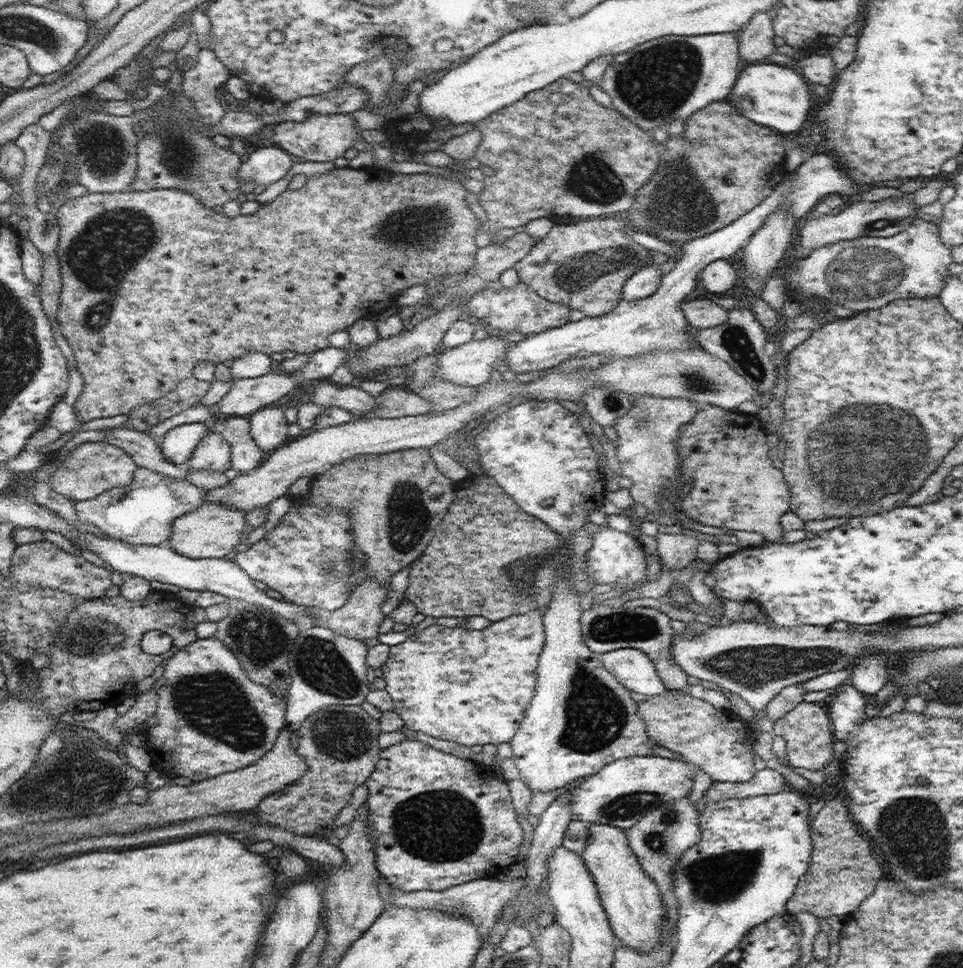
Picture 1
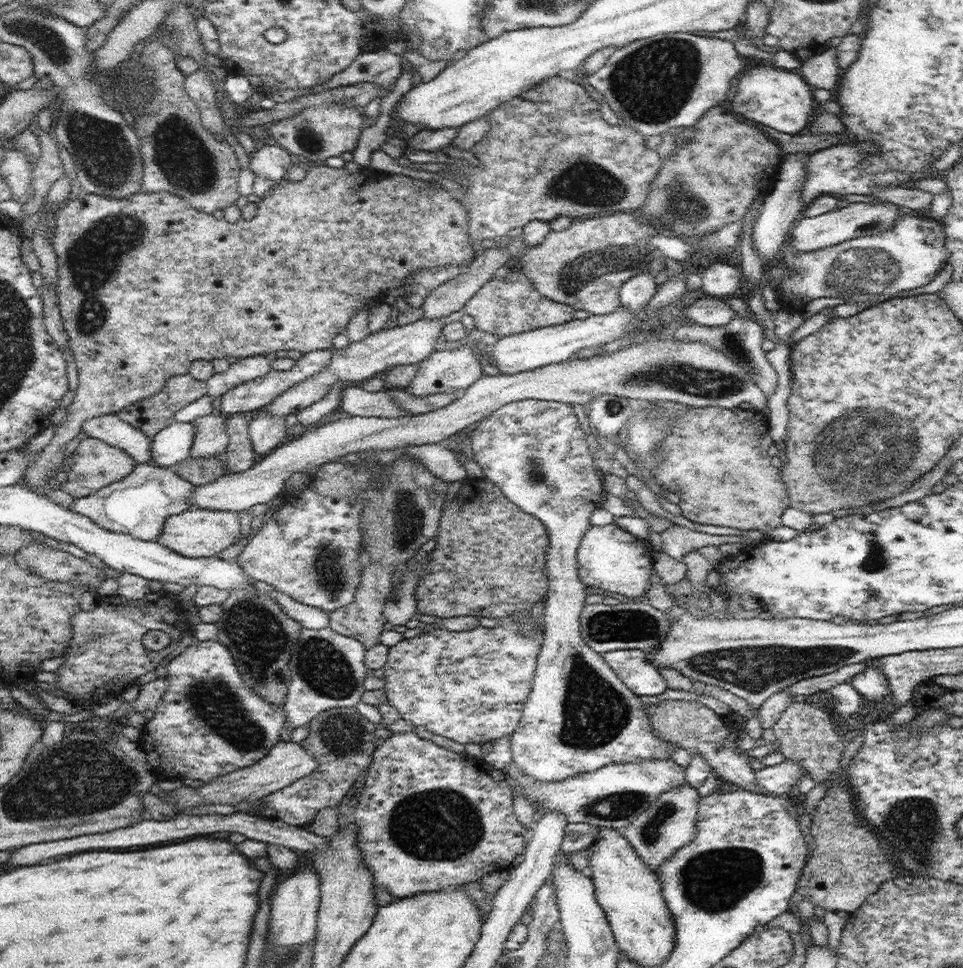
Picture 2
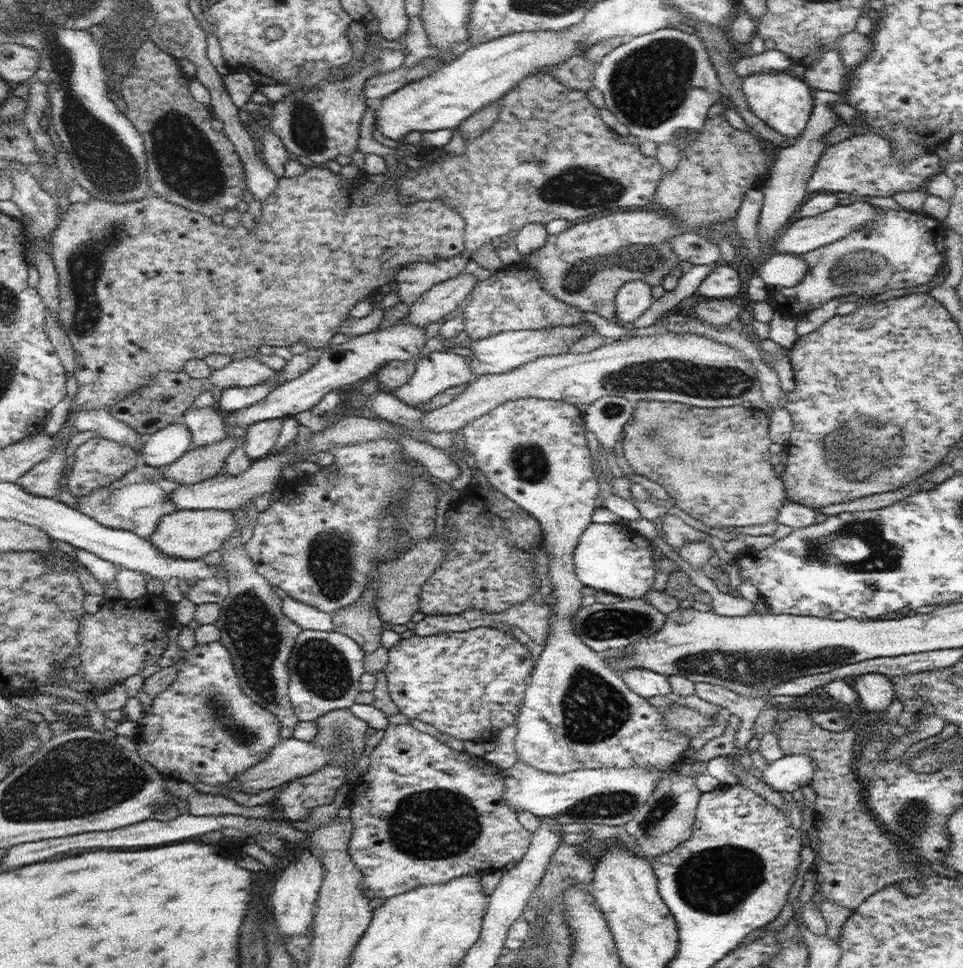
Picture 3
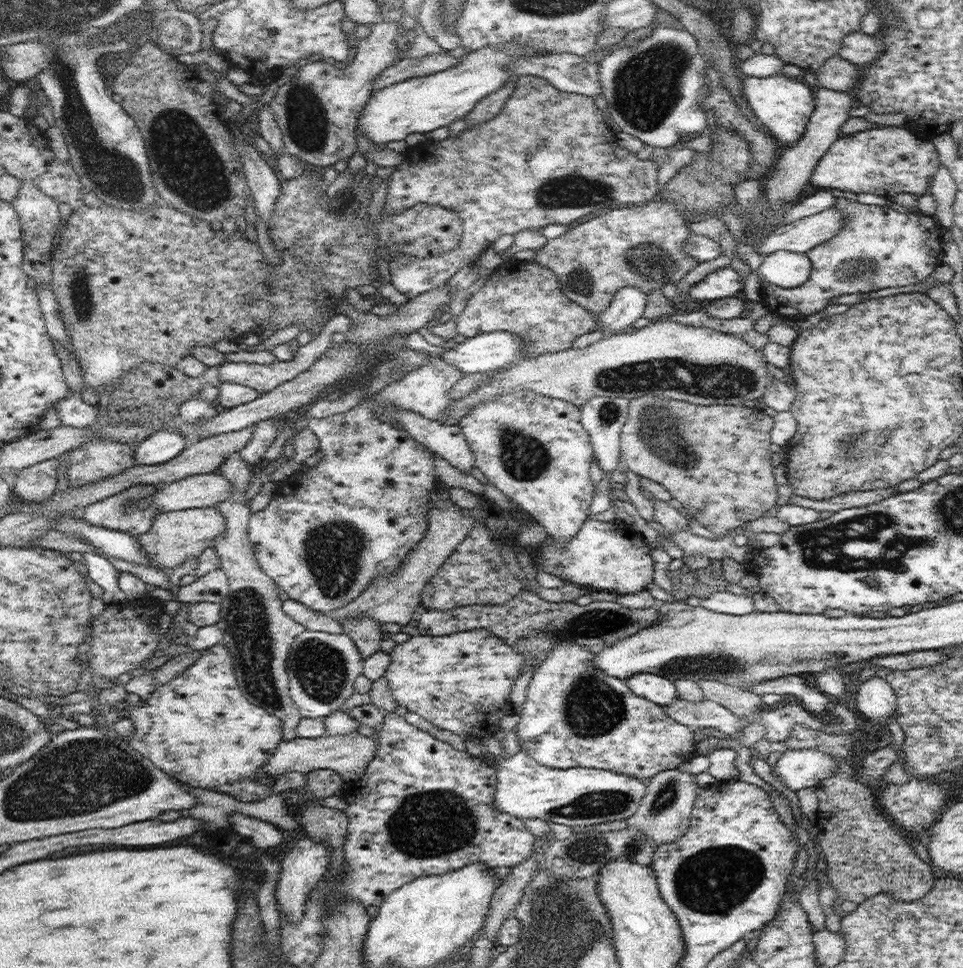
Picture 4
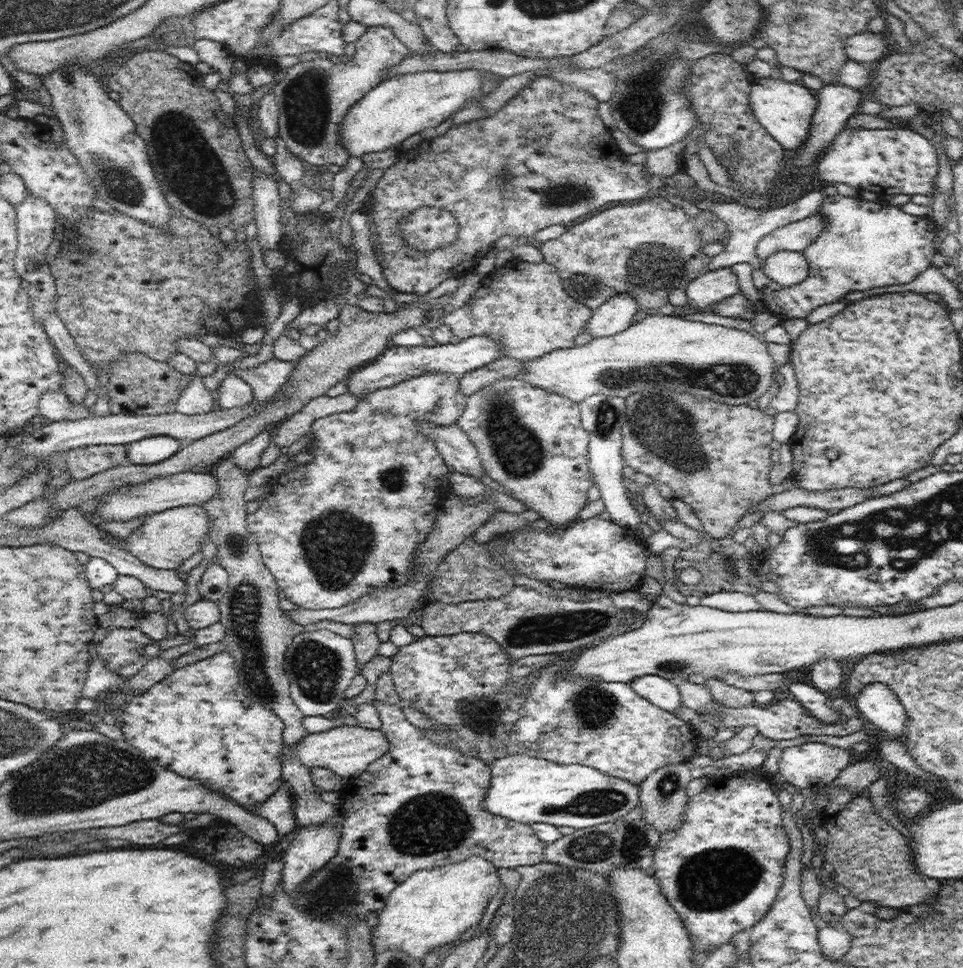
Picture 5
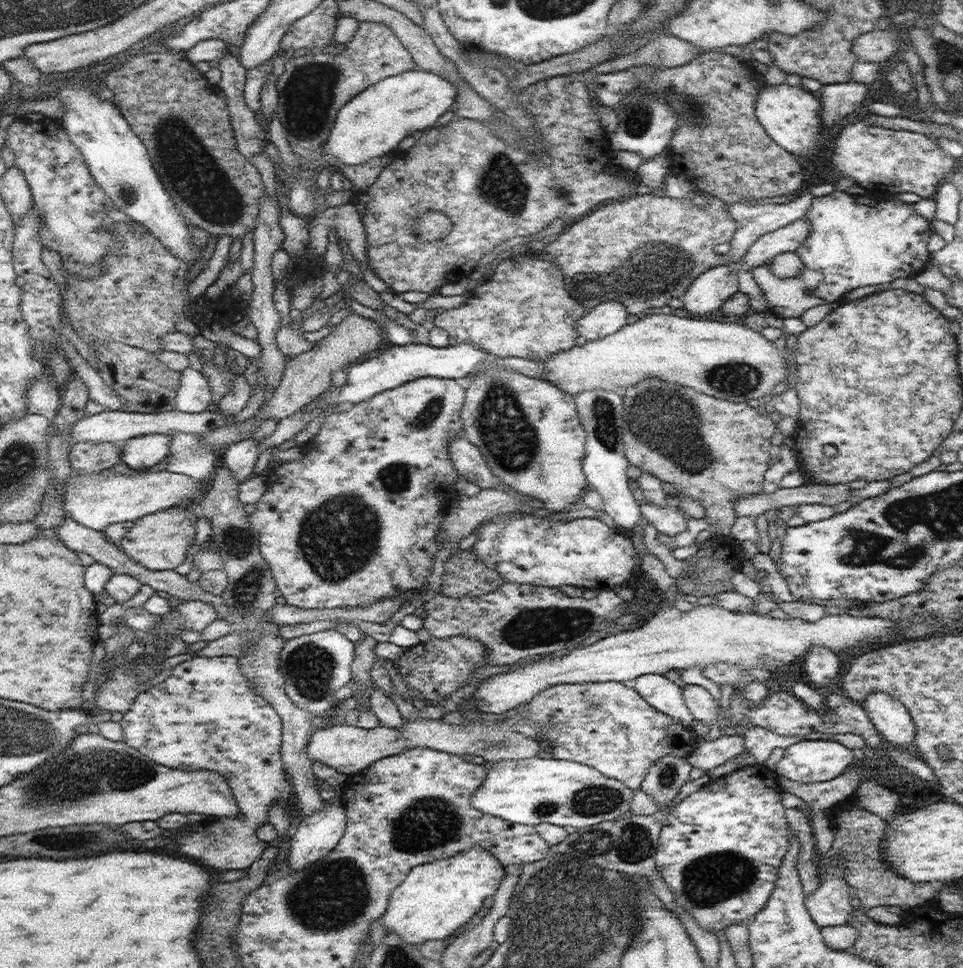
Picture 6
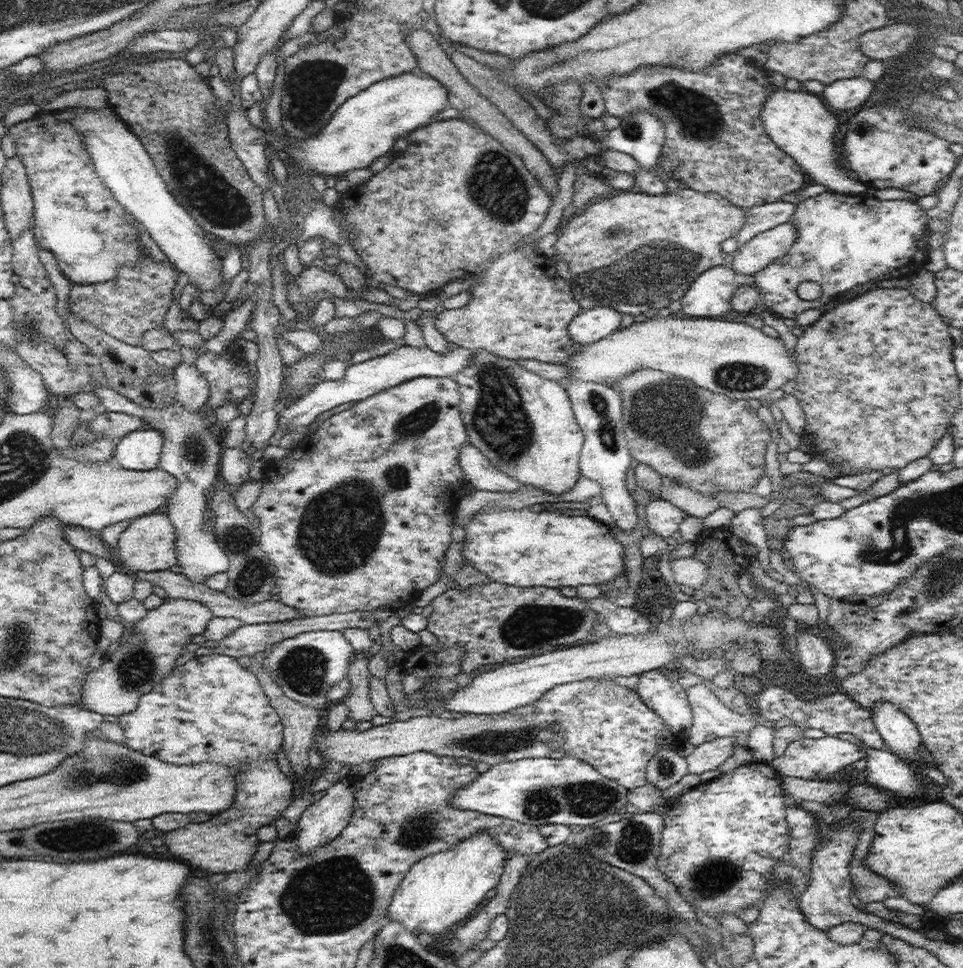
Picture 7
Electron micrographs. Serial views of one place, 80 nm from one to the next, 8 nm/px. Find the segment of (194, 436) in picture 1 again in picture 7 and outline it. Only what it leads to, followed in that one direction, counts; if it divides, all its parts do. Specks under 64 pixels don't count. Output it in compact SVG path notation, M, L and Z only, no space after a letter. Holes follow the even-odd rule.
M141 429L126 435L115 446L113 462L122 468L148 471L158 468L162 453L162 434Z

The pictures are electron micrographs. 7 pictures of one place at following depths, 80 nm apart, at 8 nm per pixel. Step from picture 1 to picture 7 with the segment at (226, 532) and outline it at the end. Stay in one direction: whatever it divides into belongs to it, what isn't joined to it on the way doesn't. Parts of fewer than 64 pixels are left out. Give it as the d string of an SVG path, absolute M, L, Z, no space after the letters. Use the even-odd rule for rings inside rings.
M150 513L139 516L126 524L127 529L119 536L115 550L115 562L118 569L132 574L134 571L143 570L168 570L176 566L175 528L166 513Z

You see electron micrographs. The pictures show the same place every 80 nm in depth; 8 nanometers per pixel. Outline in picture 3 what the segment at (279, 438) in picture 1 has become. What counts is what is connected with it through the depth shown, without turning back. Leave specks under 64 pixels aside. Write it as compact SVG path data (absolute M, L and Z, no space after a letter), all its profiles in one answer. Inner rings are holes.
M267 419L248 426L245 446L252 462L264 459L270 454L282 431L283 419Z

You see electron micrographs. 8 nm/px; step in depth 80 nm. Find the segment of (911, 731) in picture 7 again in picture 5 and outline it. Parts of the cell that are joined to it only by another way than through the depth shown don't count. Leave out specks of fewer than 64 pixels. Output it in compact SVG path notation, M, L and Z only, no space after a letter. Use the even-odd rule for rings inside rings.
M869 684L856 698L852 698L852 703L865 720L869 720L885 732L886 738L904 738L907 731L906 710L887 684Z

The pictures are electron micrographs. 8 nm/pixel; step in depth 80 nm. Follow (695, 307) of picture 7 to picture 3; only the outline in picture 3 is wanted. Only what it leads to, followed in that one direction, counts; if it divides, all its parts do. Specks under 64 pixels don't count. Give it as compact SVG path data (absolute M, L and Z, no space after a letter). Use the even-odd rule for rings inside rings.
M730 264L714 267L698 287L698 299L735 298L740 290L740 276Z

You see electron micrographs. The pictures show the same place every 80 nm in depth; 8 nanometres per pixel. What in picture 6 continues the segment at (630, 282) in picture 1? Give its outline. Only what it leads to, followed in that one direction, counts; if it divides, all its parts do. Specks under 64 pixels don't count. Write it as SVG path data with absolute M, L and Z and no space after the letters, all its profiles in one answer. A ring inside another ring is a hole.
M613 300L597 304L575 324L579 336L589 341L613 335L626 325L629 312L625 304Z

